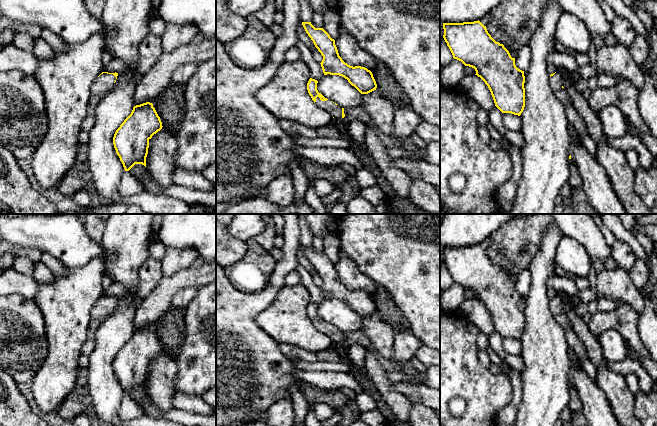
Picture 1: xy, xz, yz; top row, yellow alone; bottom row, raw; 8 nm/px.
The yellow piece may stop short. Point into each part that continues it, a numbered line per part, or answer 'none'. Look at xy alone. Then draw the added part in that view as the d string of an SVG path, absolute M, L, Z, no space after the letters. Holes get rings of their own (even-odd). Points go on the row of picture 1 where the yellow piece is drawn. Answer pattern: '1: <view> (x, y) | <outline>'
1: xy (103, 83) | M103 73L93 82L91 86L91 94L100 94L110 90L116 77L113 74Z

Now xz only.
1: xz (336, 111) | M319 97L316 98L315 104L328 111L334 118L341 119L342 118L342 108L335 103L331 102L330 100L321 101Z

